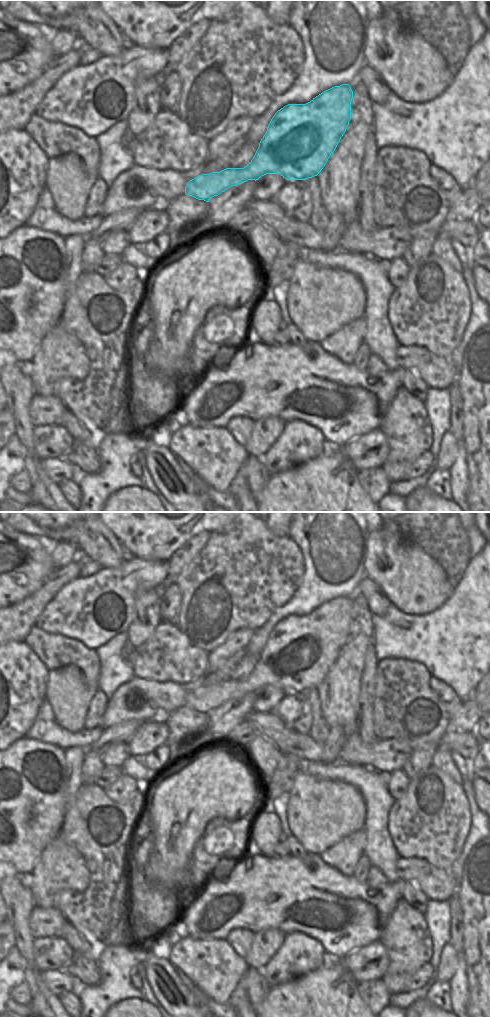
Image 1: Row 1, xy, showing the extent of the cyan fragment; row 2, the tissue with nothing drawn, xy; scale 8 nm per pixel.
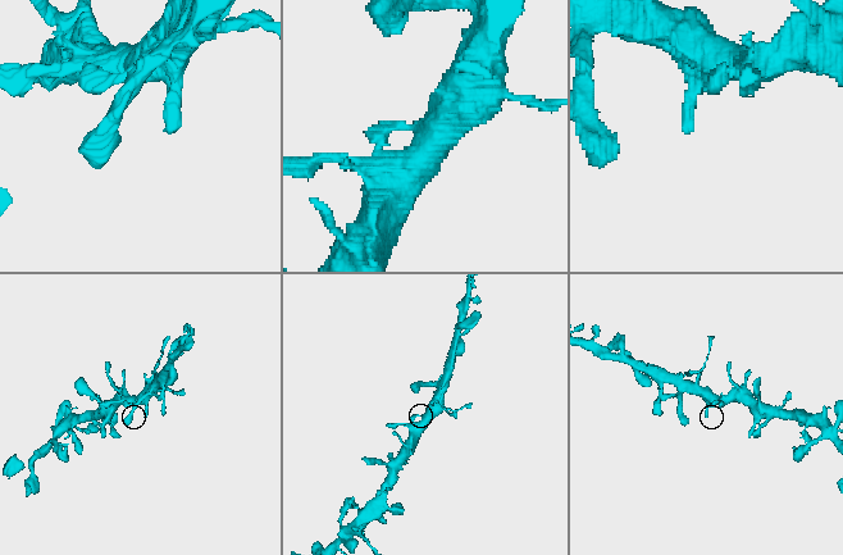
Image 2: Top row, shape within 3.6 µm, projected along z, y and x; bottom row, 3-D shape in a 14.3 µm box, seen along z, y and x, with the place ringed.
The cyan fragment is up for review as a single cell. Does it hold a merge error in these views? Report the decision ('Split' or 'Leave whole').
Leave whole

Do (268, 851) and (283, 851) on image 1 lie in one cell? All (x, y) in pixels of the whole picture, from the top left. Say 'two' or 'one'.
one

